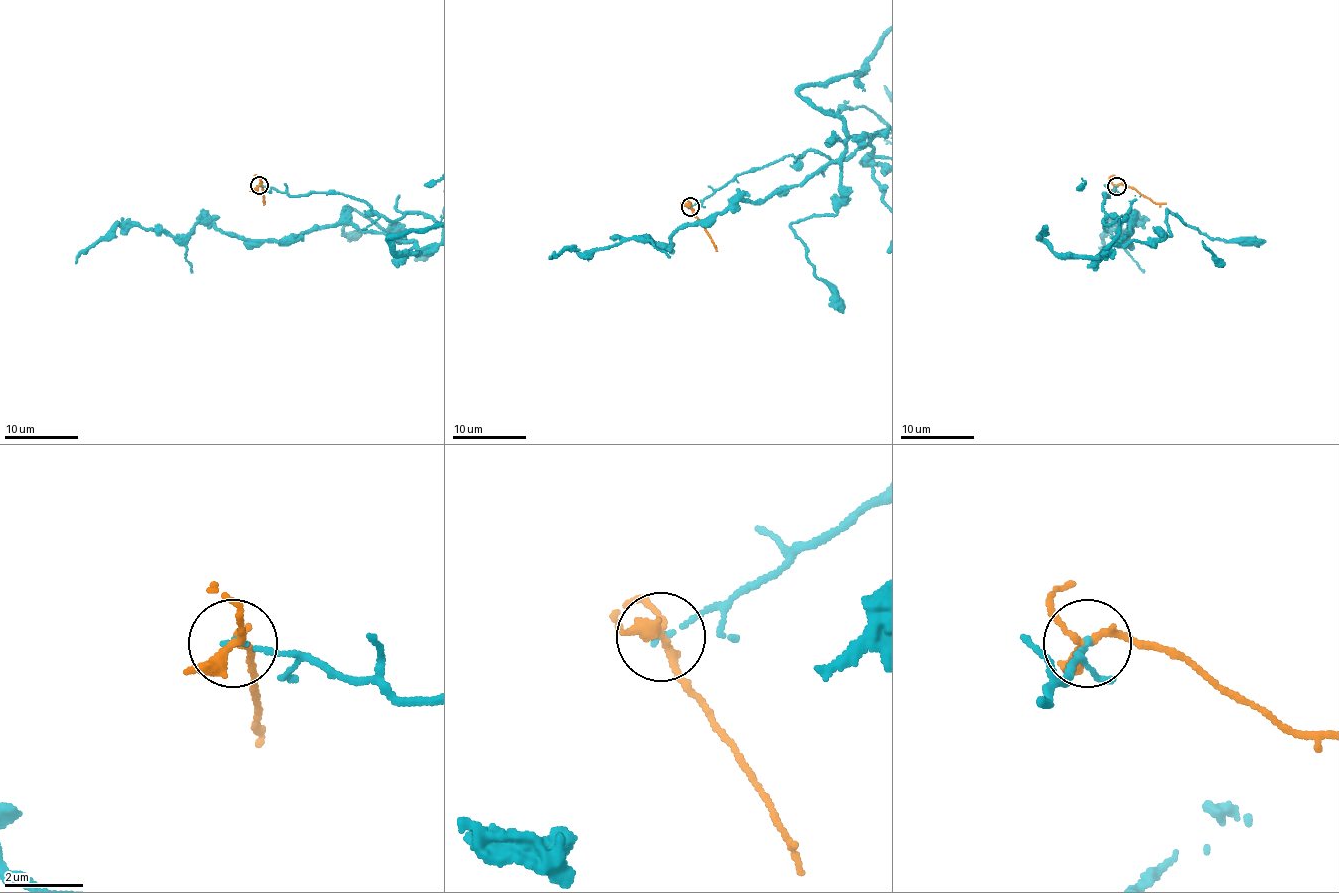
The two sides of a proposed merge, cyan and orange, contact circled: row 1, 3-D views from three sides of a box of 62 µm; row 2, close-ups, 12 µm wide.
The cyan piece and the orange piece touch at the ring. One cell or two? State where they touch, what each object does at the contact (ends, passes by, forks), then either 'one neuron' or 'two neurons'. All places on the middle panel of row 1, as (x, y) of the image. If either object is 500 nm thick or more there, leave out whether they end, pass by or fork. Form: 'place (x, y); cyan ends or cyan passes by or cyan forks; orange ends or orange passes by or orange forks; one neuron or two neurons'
place (690, 206); cyan ends; orange forks; two neurons

